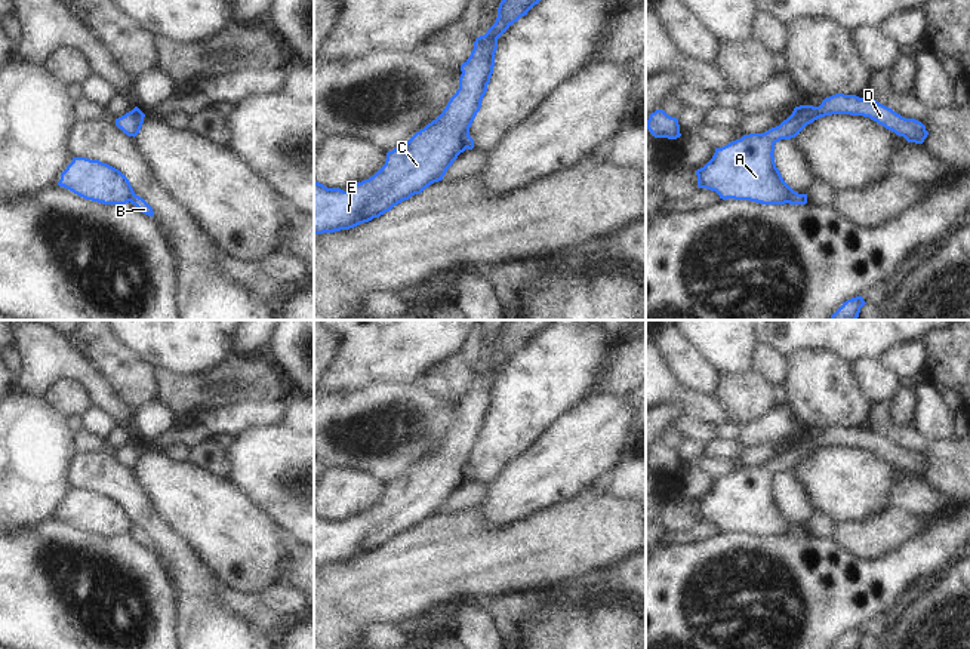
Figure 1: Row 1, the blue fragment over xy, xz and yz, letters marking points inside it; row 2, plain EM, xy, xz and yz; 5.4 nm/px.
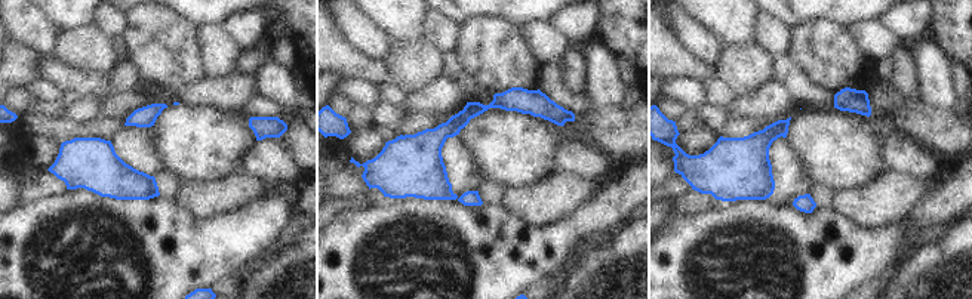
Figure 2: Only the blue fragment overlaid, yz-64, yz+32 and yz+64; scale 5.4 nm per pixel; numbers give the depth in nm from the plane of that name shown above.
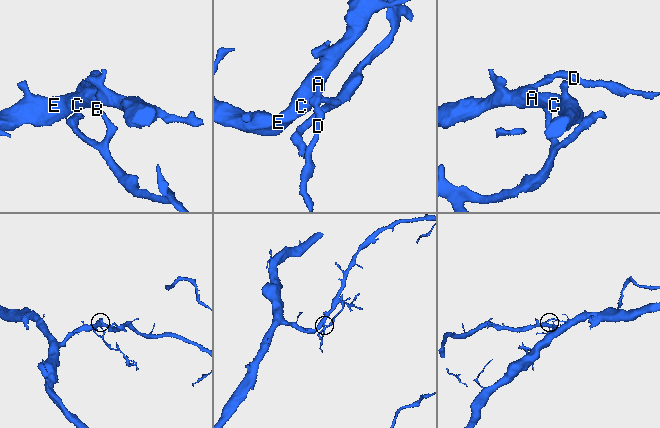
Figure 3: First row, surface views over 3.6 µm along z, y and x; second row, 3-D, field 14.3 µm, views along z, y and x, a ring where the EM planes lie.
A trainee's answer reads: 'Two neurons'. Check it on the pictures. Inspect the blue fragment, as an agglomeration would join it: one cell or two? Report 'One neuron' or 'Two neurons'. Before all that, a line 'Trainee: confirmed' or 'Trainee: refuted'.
Trainee: confirmed
Two neurons

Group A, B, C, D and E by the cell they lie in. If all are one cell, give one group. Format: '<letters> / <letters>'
A C D E / B

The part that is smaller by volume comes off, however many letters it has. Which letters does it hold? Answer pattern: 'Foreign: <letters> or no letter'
Foreign: B

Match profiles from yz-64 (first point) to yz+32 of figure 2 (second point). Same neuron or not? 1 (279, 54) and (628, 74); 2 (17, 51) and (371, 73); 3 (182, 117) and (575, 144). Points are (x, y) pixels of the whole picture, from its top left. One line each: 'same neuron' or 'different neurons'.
1: same neuron
2: different neurons
3: different neurons

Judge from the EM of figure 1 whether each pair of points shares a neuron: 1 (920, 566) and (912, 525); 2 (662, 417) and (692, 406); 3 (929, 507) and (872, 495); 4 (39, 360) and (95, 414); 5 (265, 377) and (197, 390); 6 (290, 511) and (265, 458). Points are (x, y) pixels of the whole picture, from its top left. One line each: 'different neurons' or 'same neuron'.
1: different neurons
2: different neurons
3: different neurons
4: different neurons
5: same neuron
6: same neuron

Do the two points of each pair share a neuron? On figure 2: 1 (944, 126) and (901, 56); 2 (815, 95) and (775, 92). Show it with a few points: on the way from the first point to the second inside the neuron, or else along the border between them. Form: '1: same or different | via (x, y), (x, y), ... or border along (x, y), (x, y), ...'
1: same | via (925, 113), (913, 101), (906, 76)
2: different | border along (774, 76), (786, 85), (799, 108)

